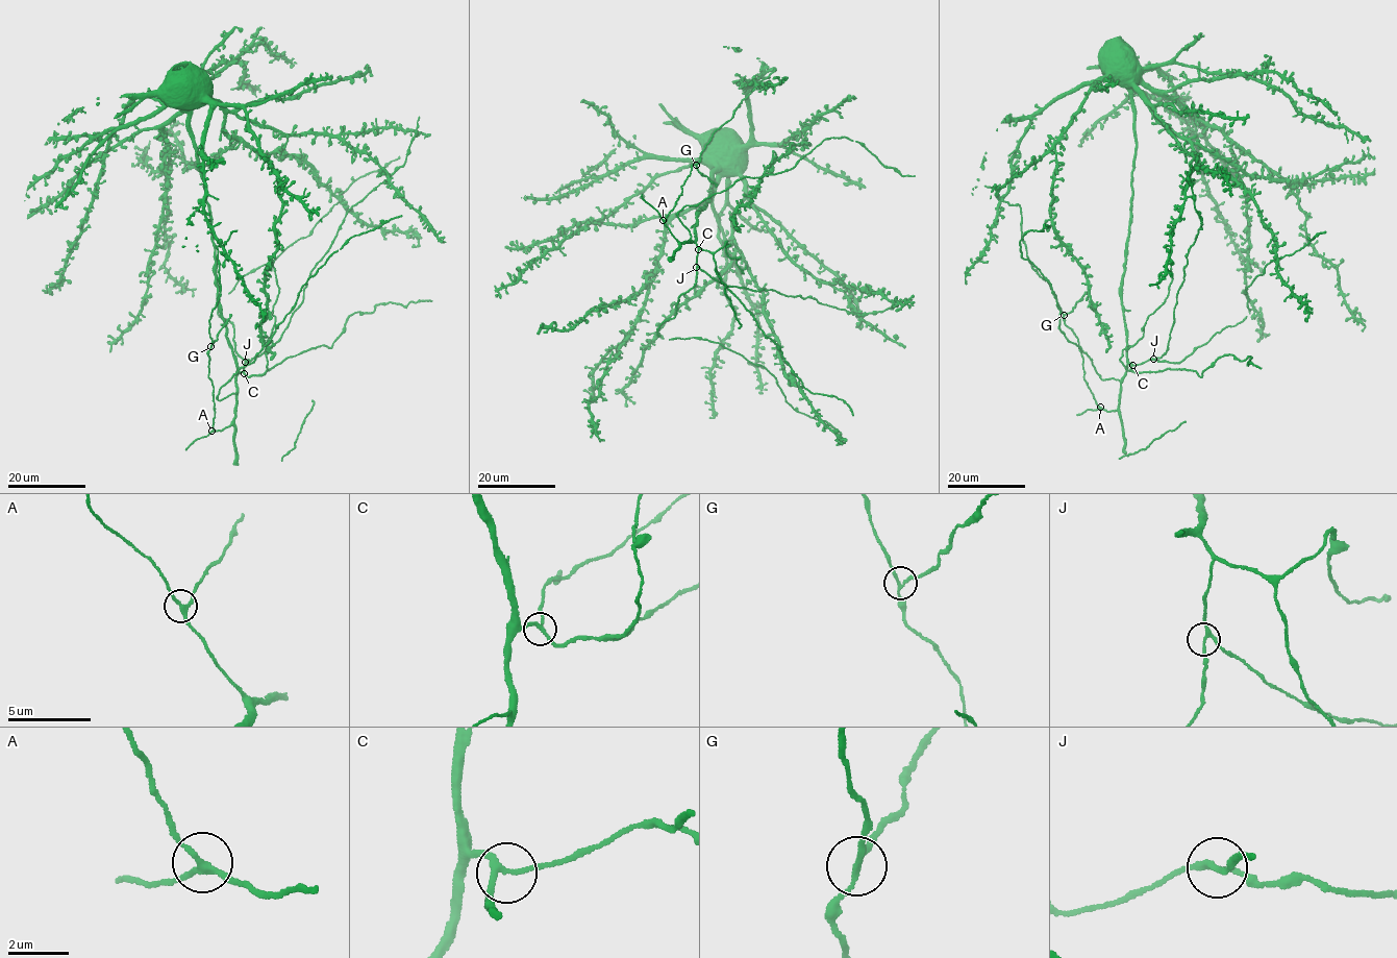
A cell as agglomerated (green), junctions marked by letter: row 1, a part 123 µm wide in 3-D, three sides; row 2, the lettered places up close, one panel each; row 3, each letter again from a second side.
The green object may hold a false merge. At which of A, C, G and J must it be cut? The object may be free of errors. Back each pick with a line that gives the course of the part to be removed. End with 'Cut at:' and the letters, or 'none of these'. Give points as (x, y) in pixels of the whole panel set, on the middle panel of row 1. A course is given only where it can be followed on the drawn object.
Cut at: none of these

